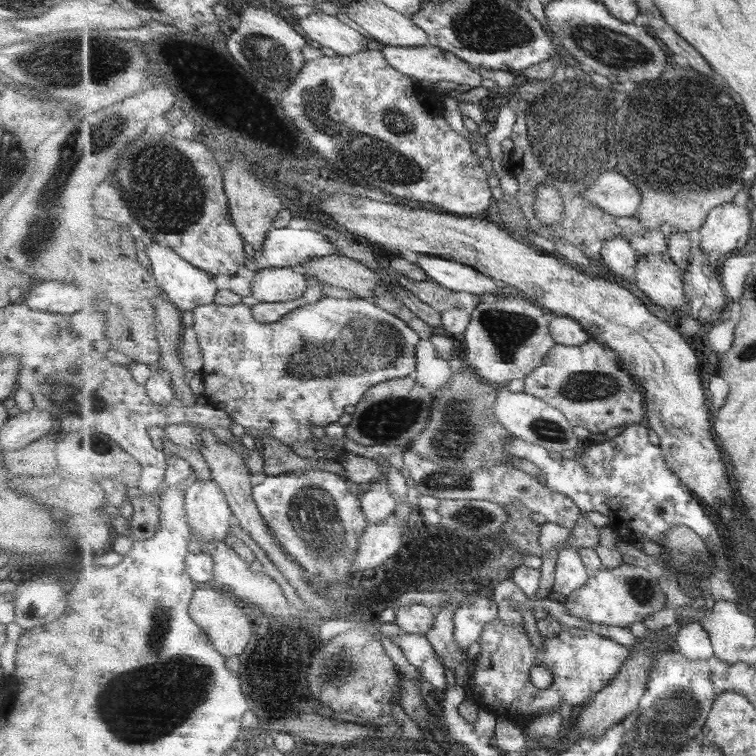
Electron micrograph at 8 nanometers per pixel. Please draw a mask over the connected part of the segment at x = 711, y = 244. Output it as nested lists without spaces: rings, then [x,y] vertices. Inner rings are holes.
[[[734,200],[715,207],[705,225],[699,229],[701,251],[713,257],[713,252],[729,254],[737,248],[743,248],[753,228],[751,214],[751,210],[739,206]]]

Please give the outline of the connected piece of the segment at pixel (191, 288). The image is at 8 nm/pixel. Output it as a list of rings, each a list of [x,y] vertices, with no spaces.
[[[147,238],[146,254],[150,259],[151,272],[158,280],[159,286],[163,288],[167,298],[182,311],[192,311],[198,306],[215,302],[219,290],[213,275],[197,268],[193,263],[187,262],[171,246],[159,244],[159,242],[149,240],[149,238]]]

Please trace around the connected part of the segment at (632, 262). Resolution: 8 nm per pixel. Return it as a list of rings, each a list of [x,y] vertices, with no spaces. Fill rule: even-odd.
[[[623,237],[605,239],[601,254],[609,269],[618,276],[623,276],[623,272],[627,268],[636,270],[637,263],[641,258],[639,251]]]

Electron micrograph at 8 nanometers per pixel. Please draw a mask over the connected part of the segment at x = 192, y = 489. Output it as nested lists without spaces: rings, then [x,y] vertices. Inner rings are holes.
[[[211,477],[209,478],[209,480],[199,480],[199,481],[196,480],[193,484],[191,484],[186,489],[185,502],[186,502],[186,513],[188,523],[190,524],[190,529],[192,530],[192,534],[194,536],[197,536],[197,538],[199,538],[199,540],[194,541],[201,546],[201,551],[203,553],[208,553],[206,552],[206,550],[204,550],[204,548],[202,548],[202,545],[205,544],[205,542],[211,542],[211,540],[217,540],[217,542],[221,542],[221,540],[224,541],[225,538],[227,538],[227,535],[229,535],[231,532],[230,524],[232,524],[235,521],[235,516],[227,500],[227,496],[225,492],[223,492],[221,484],[219,484],[217,480],[214,480]]]

